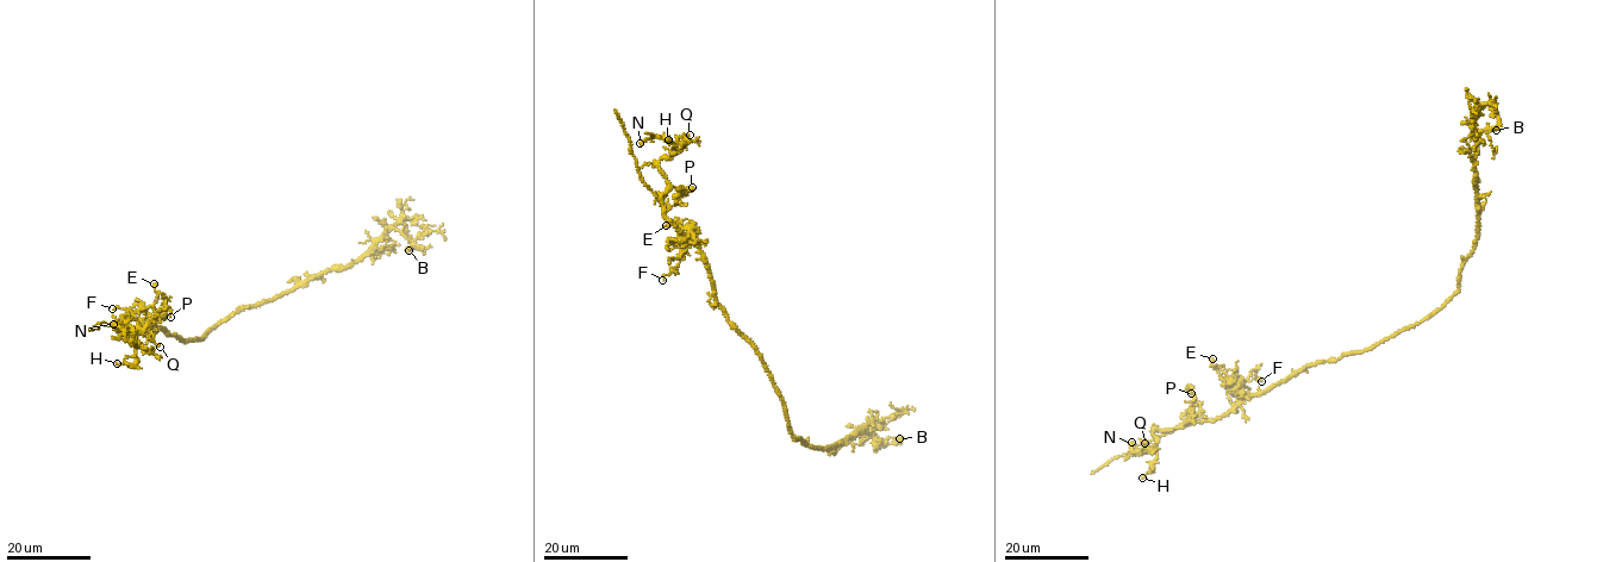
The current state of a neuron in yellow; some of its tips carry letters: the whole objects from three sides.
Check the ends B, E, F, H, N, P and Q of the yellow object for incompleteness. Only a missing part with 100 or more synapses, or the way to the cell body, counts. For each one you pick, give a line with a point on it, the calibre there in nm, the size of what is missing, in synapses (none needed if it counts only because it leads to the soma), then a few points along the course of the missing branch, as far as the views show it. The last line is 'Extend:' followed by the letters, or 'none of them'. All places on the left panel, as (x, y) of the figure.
Extend: none of them

